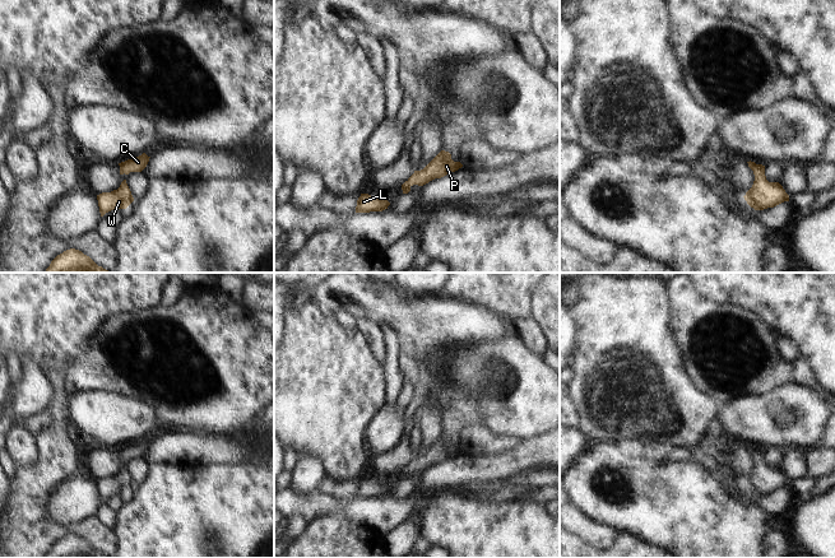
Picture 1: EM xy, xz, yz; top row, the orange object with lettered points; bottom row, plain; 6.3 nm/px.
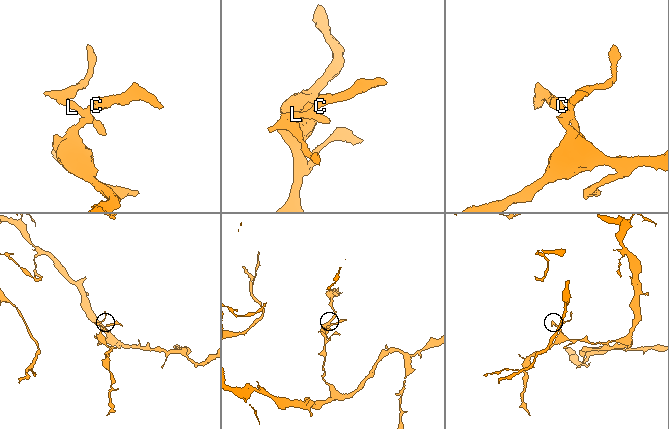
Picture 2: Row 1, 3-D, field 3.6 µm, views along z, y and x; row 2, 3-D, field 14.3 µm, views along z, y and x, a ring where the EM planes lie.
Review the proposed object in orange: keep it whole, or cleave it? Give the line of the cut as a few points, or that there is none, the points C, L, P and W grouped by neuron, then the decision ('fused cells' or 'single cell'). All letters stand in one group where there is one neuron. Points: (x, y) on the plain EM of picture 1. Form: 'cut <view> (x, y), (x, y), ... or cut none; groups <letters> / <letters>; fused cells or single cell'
cut none; groups C L P W; single cell

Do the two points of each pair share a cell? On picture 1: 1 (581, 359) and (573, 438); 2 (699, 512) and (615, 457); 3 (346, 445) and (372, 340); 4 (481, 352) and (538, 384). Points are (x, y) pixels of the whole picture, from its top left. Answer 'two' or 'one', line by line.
1: two
2: one
3: two
4: one

